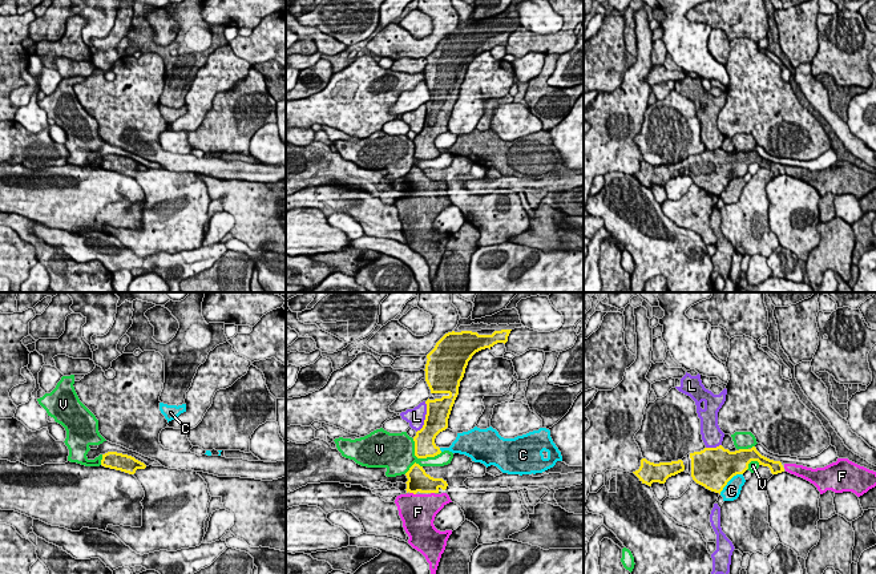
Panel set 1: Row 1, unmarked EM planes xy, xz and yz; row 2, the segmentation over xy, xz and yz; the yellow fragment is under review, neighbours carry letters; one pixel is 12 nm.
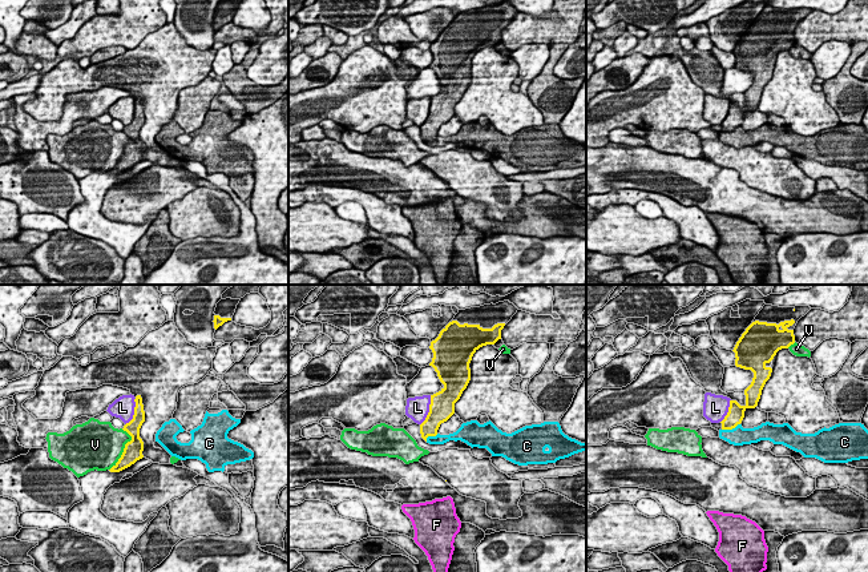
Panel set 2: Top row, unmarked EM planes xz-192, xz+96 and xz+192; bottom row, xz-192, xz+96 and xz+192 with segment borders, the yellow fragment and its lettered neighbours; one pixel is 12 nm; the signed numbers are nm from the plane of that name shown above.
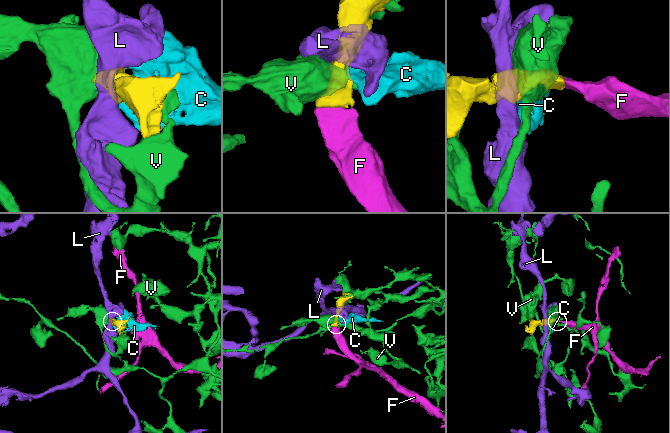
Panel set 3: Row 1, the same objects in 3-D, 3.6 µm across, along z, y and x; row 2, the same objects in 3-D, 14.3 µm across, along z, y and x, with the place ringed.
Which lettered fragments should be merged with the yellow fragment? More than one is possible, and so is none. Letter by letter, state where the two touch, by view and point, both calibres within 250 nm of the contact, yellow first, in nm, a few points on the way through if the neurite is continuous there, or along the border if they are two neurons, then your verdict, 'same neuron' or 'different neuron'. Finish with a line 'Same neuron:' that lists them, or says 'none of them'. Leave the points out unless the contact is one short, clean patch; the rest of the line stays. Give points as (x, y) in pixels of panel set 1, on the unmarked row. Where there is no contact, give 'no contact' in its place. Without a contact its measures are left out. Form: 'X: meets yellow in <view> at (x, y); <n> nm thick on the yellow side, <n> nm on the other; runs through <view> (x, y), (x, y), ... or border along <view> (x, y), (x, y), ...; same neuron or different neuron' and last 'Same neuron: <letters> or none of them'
C: meets yellow in yz at (729, 182); 500 nm thick on the yellow side, 200 nm on the other; border along yz (742, 176), (737, 176), (719, 195); different neuron
F: meets yellow in xz at (412, 194); 260 nm thick on the yellow side, 440 nm on the other; same neuron
L: meets yellow in xz at (426, 120); 280 nm thick on the yellow side, 220 nm on the other; different neuron
V: meets yellow in xz at (420, 160); 260 nm thick on the yellow side, 360 nm on the other; different neuron
Same neuron: F

